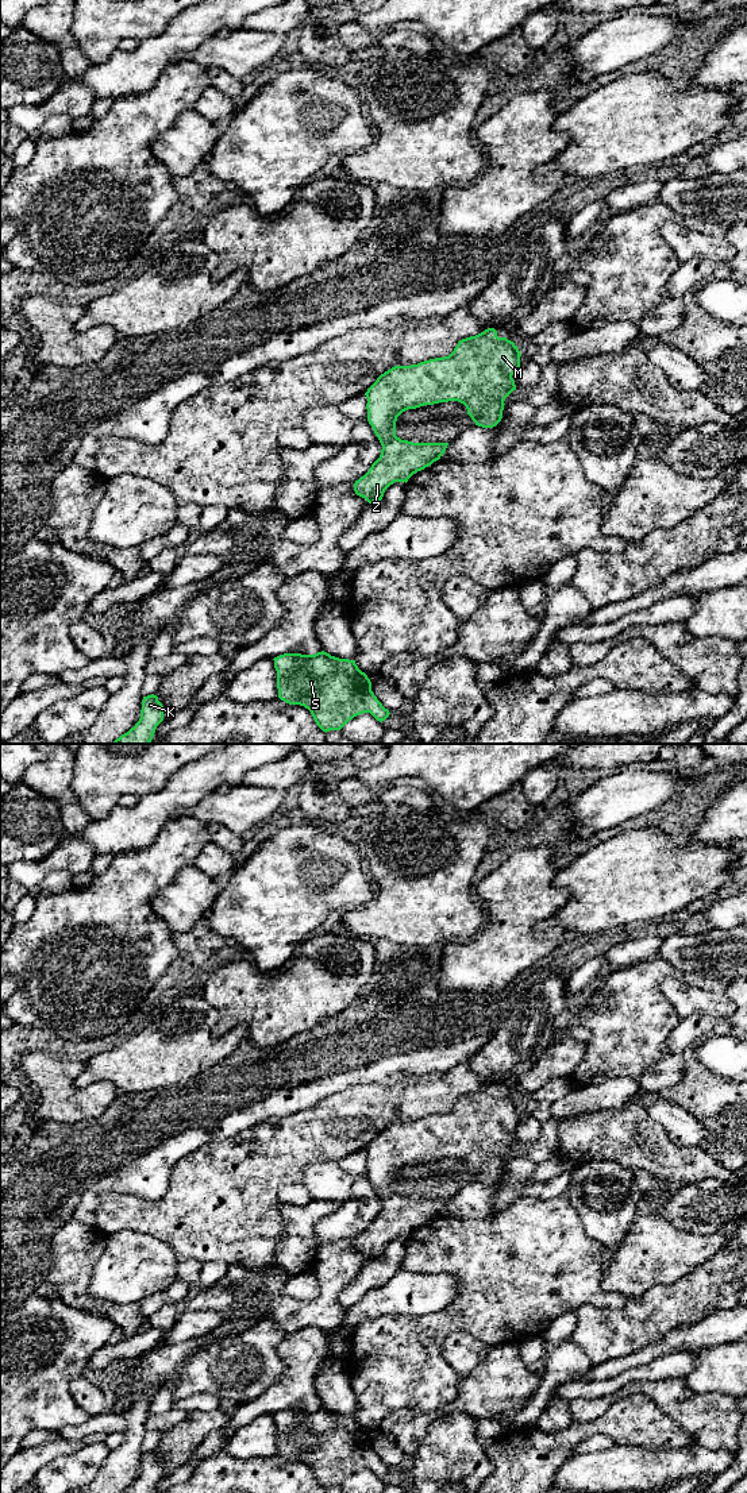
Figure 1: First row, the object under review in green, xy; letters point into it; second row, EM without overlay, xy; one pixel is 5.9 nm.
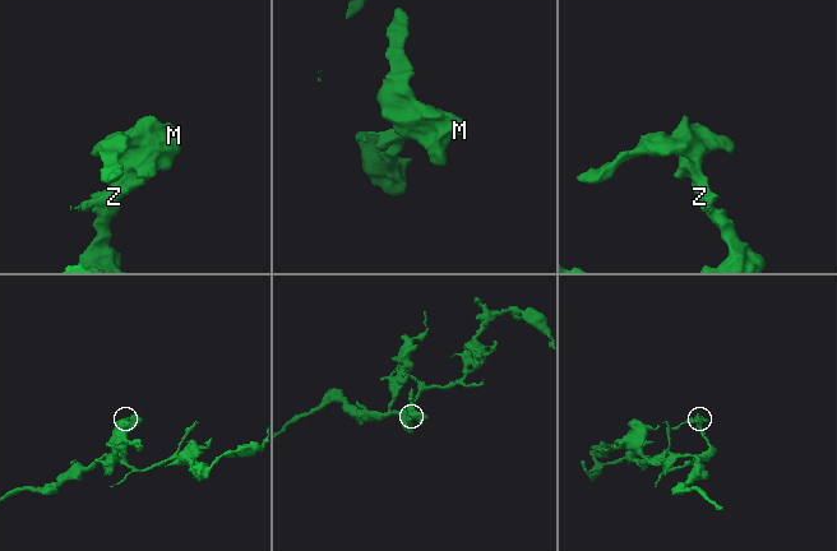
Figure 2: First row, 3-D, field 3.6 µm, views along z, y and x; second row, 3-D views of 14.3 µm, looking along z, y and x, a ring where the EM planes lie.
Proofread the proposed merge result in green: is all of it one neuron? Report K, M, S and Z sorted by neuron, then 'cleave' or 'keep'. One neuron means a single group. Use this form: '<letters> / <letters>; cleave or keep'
K M S Z; keep

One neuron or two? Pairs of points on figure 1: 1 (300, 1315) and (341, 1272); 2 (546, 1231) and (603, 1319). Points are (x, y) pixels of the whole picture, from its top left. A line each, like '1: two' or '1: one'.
1: one
2: two

